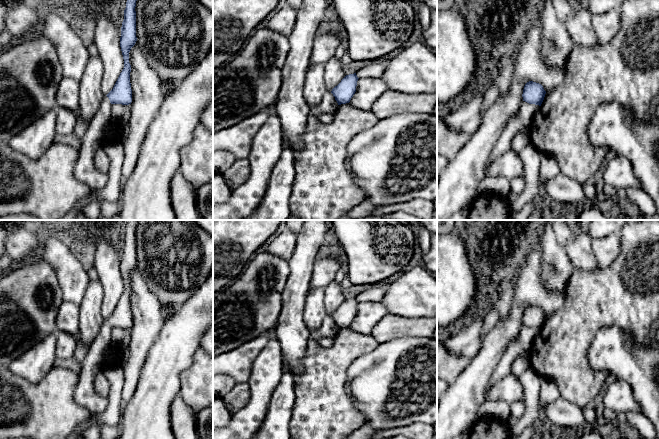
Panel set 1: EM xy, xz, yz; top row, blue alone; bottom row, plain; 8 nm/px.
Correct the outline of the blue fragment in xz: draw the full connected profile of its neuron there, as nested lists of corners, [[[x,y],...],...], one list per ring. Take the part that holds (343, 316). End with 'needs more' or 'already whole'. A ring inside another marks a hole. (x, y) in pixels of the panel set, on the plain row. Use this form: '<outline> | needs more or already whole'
[[[356,297],[346,299],[341,306],[335,310],[331,317],[338,329],[349,327],[356,316],[358,301]]] | already whole

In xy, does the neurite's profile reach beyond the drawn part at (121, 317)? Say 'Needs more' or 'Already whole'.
Needs more

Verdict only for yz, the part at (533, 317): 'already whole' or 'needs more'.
already whole

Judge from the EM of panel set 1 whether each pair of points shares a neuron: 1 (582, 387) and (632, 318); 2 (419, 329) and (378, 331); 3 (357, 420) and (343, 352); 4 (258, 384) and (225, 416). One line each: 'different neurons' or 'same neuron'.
1: same neuron
2: same neuron
3: same neuron
4: different neurons

